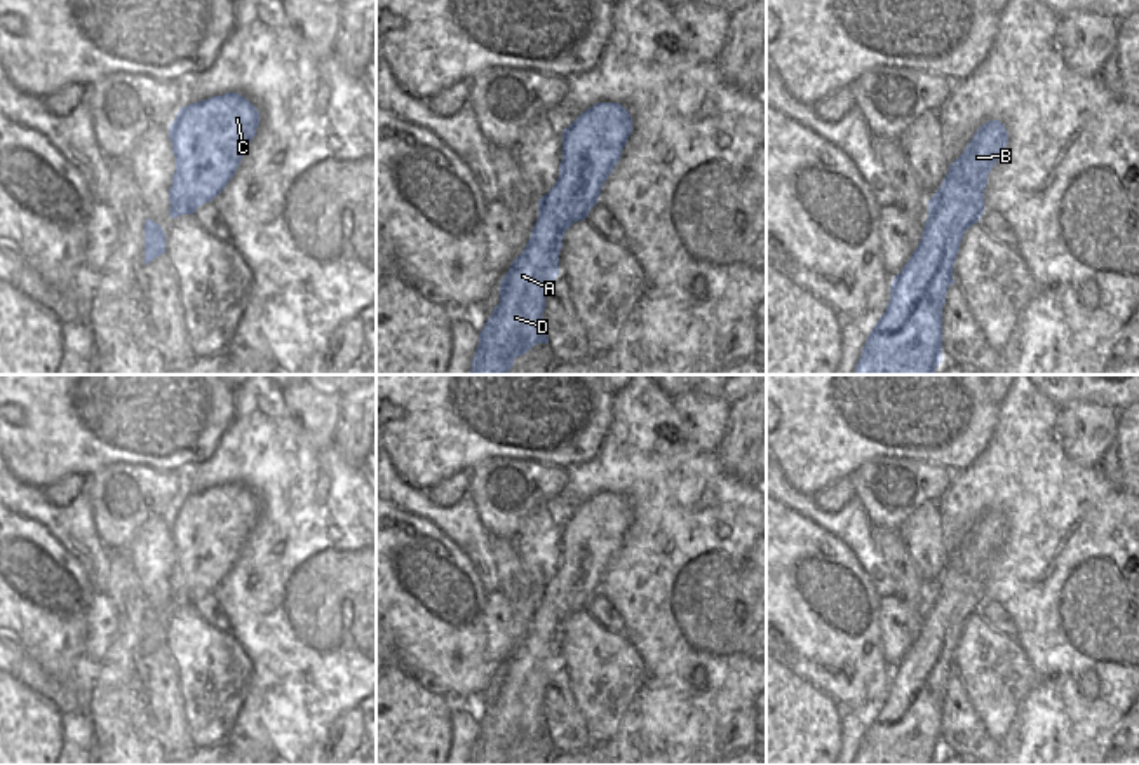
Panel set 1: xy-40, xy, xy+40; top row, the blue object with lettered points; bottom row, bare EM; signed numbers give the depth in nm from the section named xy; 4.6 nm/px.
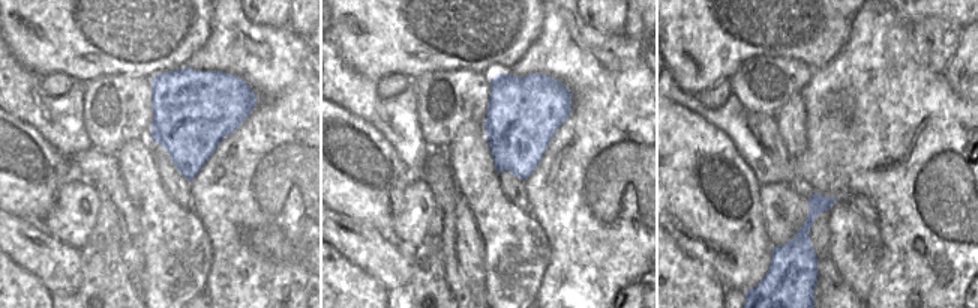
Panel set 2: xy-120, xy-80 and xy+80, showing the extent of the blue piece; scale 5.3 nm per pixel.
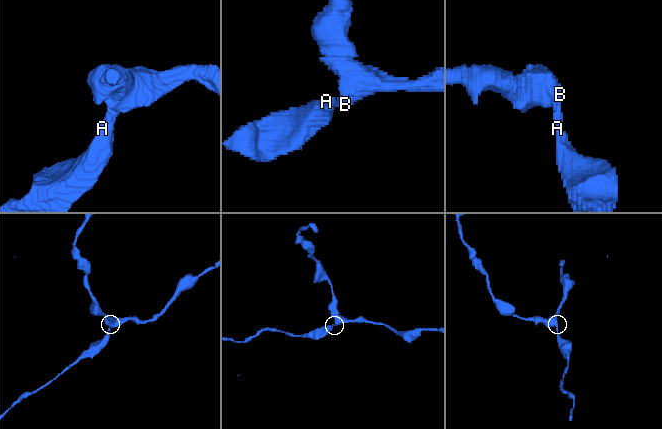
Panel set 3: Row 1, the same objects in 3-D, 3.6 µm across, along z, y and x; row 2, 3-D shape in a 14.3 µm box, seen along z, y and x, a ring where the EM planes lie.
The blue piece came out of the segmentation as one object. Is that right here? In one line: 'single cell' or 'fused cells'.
single cell

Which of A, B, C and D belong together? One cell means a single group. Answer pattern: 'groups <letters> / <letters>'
groups A B C D

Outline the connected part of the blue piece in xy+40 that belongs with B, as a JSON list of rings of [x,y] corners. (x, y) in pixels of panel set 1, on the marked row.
[[[1000,120],[982,124],[928,200],[921,240],[904,268],[893,277],[886,310],[873,328],[853,375],[933,375],[942,362],[942,307],[953,279],[953,265],[963,234],[984,213],[987,174],[1005,153],[1008,132]]]

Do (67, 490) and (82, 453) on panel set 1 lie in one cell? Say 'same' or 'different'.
different

